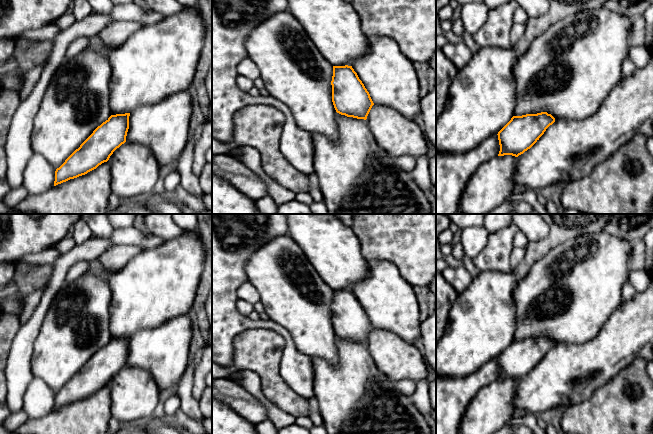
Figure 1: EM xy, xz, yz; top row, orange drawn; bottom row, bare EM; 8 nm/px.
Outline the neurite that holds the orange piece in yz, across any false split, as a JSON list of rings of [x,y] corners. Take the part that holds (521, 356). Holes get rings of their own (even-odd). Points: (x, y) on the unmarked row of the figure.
[[[547,336],[513,340],[497,358],[500,369],[498,380],[518,381],[523,378],[554,346],[555,342]]]

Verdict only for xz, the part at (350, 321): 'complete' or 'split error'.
complete

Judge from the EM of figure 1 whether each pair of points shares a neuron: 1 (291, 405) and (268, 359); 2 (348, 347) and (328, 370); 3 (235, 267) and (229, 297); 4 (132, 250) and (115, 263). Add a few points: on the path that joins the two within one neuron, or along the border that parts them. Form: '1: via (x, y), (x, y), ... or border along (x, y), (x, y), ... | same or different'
1: via (281, 394), (272, 385), (268, 370) | same
2: via (348, 355), (348, 359), (336, 371) | same
3: via (229, 274), (229, 290) | same
4: via (128, 252), (119, 259) | same

